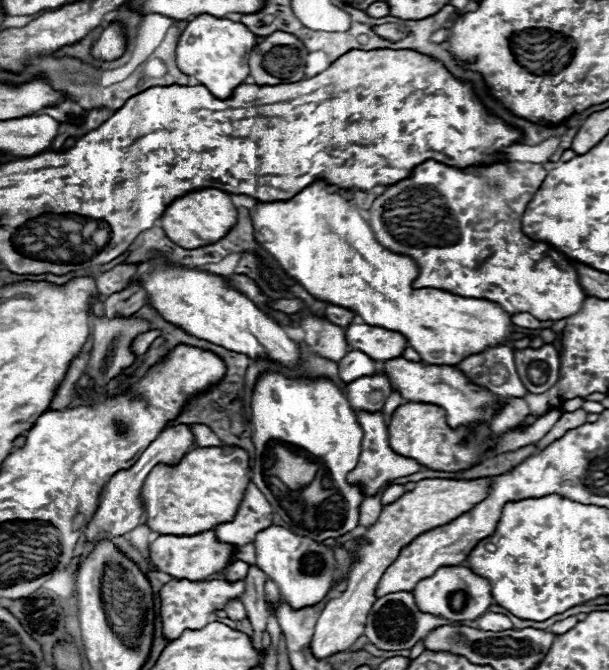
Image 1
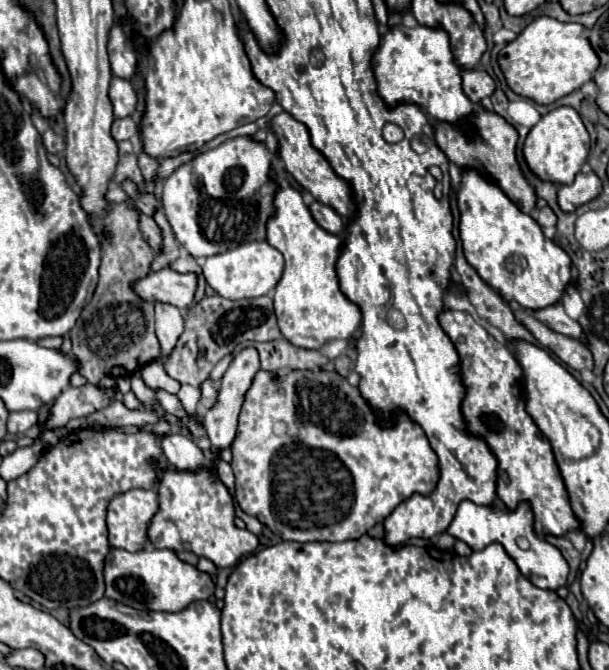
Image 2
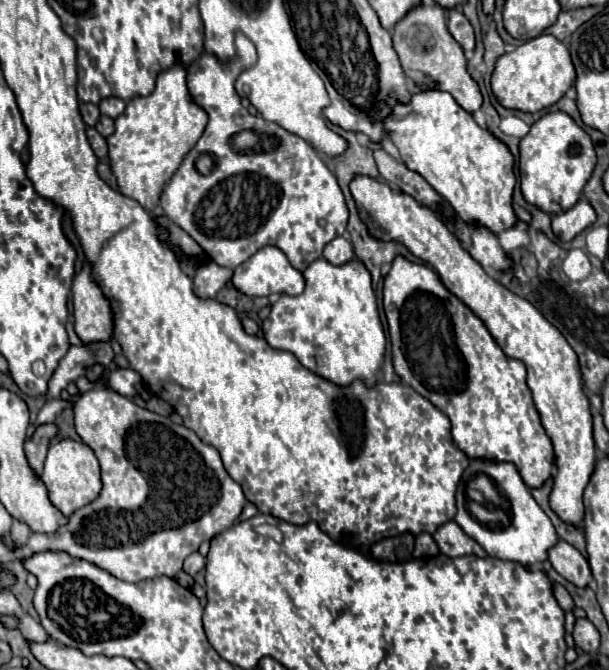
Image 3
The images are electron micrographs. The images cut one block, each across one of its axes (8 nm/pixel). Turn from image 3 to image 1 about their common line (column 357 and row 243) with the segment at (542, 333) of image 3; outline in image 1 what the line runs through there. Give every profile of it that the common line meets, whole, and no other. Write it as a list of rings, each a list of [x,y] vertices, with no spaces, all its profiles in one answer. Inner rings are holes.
[[[216,188],[196,190],[176,198],[160,218],[160,226],[166,232],[166,236],[182,248],[198,248],[202,244],[216,242],[232,228],[234,222],[236,222],[236,208],[230,200],[230,194]]]

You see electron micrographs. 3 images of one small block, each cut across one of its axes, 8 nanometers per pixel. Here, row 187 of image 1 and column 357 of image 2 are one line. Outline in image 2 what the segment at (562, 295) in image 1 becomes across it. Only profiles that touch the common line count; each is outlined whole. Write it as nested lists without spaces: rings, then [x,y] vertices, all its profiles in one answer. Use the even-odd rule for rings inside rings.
[[[260,370],[254,376],[252,388],[246,394],[246,402],[242,406],[240,418],[238,418],[238,434],[236,440],[232,444],[232,470],[236,476],[236,498],[240,508],[250,514],[256,516],[264,526],[268,526],[274,534],[278,534],[282,540],[294,540],[294,542],[346,542],[346,540],[358,540],[362,538],[370,528],[374,528],[376,524],[382,524],[384,518],[406,498],[410,498],[412,494],[428,494],[432,492],[432,488],[436,486],[438,480],[438,458],[434,454],[434,450],[430,450],[428,438],[424,434],[424,430],[418,424],[412,424],[412,420],[408,420],[406,416],[398,416],[394,428],[378,428],[378,424],[374,422],[374,412],[368,408],[368,404],[364,404],[360,392],[356,386],[350,386],[346,378],[338,376],[336,372],[310,372],[310,370],[292,370],[286,376],[280,376],[278,380],[272,380],[272,372],[264,372]],[[318,422],[336,422],[336,426],[340,428],[338,432],[332,432],[330,426],[318,424]]]

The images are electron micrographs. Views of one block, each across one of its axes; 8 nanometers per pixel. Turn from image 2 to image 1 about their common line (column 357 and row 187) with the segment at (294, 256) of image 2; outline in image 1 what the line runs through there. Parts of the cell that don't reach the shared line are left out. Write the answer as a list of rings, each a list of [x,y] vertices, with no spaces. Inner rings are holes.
[[[324,180],[312,182],[292,200],[278,200],[272,204],[256,202],[256,206],[250,208],[250,216],[252,226],[256,228],[256,242],[308,294],[322,302],[352,308],[352,312],[360,314],[360,318],[368,326],[380,326],[392,332],[400,332],[406,338],[408,346],[414,348],[426,364],[454,366],[472,354],[480,354],[488,348],[506,344],[514,334],[512,316],[504,312],[500,304],[478,298],[462,298],[436,288],[412,288],[412,282],[418,276],[416,262],[410,256],[400,256],[384,248],[374,238],[370,224],[360,216],[358,208],[338,192],[332,192],[330,184]]]

